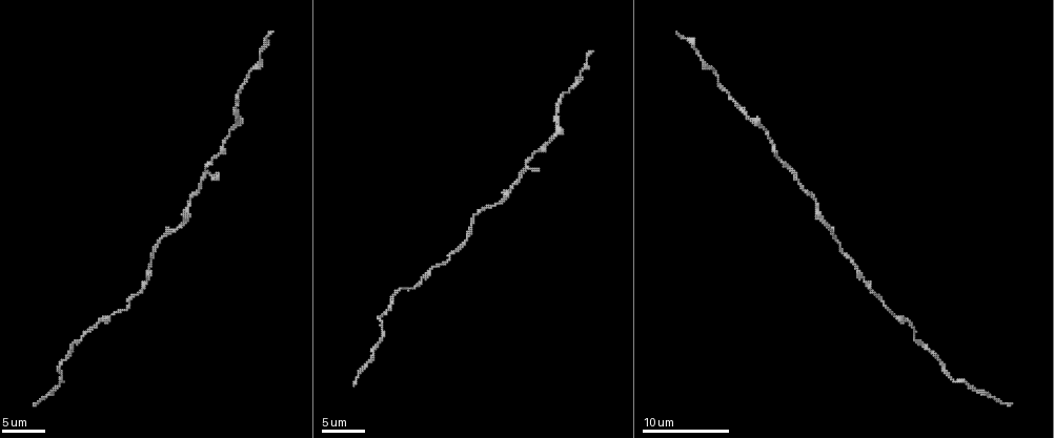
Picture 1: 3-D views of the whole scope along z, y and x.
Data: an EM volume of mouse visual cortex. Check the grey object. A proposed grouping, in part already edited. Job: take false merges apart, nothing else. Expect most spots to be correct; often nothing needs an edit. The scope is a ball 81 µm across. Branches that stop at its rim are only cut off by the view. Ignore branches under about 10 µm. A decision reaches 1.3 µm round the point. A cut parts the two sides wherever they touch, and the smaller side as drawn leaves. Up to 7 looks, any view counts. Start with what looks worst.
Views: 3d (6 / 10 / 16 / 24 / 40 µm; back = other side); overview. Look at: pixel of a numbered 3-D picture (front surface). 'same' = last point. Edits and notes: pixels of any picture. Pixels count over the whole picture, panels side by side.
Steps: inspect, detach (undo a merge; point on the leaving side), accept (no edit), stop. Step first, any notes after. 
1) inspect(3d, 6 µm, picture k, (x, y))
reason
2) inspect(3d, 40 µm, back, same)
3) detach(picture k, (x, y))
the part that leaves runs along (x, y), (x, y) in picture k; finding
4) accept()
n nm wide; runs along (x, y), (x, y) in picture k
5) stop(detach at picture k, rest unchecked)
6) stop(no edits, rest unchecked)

inspect(3d, 10 µm, picture 1, (524, 170))
two arms in line, one across

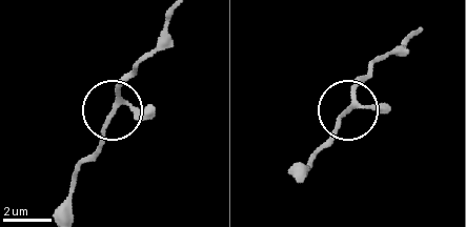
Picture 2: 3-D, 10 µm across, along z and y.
accept()
3 arms; continuous, no second neuron

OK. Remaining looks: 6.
inspect(3d, 6 µm, picture 1, (909, 320))
thick turns thin

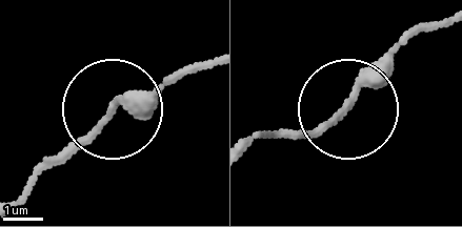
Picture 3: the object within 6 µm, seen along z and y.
inspect(3d, 6 µm, back, picture 3, (346, 101))

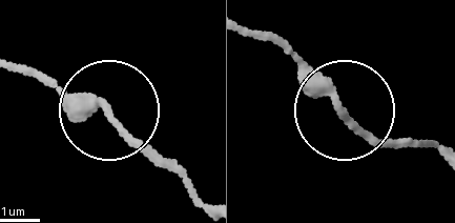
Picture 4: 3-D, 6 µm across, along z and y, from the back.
accept()
runs along (247, 26), (277, 40), (368, 130), (415, 141) in picture 4; one neuron here

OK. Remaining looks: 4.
inspect(3d, 10 µm, picture 1, (557, 128))
a narrow waist

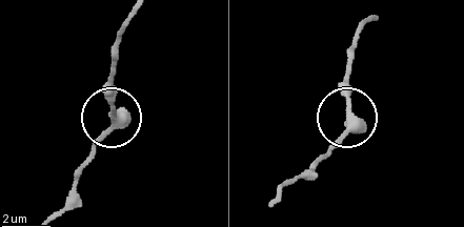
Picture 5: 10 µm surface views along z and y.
accept()
runs along (56, 213), (76, 171), (109, 127), (109, 71) in picture 5; continuous, no second neuron

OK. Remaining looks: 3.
inspect(3d, 10 µm, picture 1, (189, 211))
calibre changes

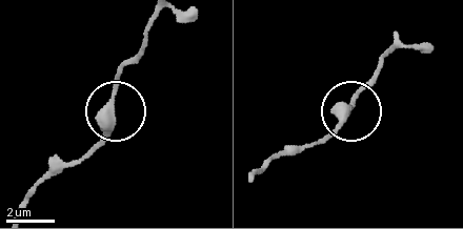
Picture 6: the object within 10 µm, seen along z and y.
accept()
runs along (277, 157), (317, 141), (357, 95) in picture 6; all the same neuron

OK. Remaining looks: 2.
stop(no edits, rest unchecked)

